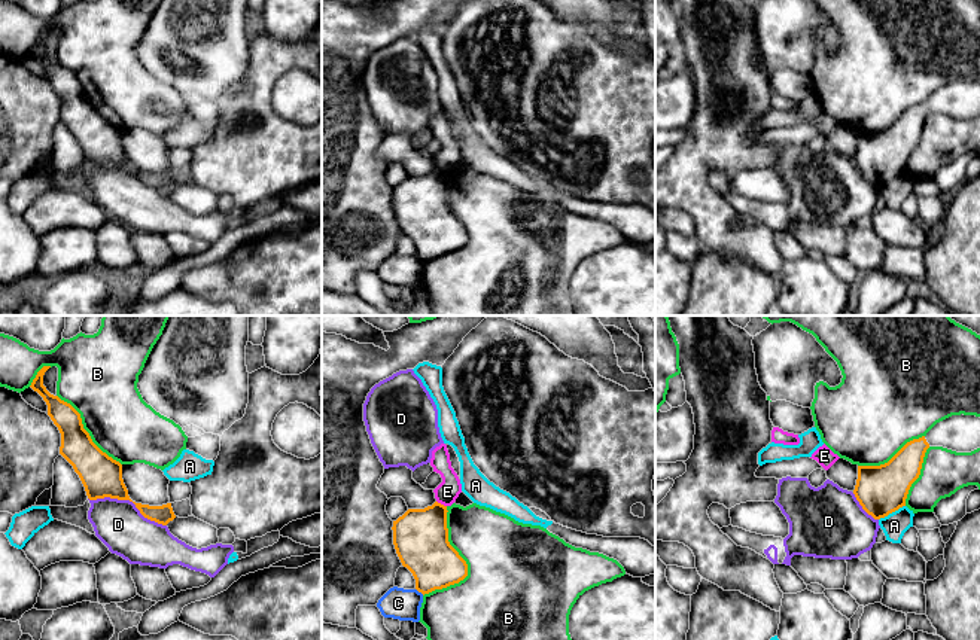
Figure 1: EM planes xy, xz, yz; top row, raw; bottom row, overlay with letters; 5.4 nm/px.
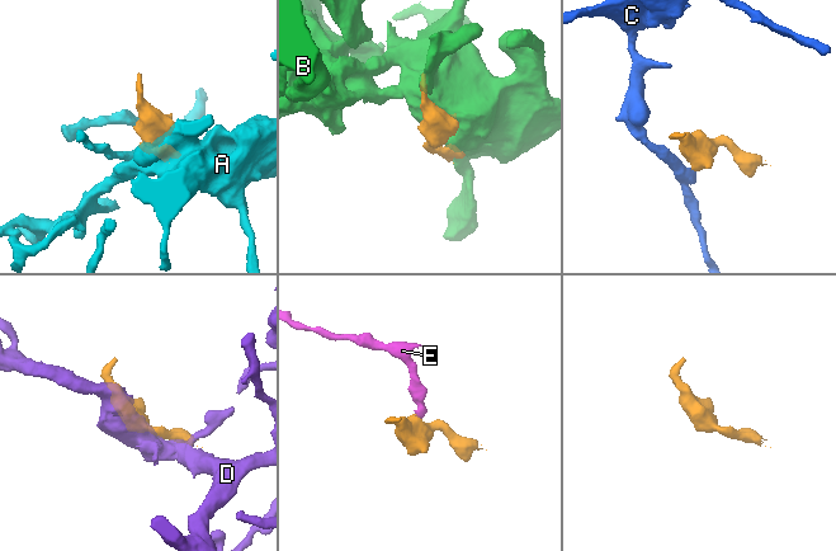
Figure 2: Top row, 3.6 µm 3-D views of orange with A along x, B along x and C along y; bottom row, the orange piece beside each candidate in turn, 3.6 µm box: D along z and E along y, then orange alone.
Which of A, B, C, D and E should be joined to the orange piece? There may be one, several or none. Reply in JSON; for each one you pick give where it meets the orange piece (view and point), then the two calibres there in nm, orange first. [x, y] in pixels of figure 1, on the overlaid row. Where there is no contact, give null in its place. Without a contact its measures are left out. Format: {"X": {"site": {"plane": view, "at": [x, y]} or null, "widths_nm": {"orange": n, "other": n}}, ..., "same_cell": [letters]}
{"same_cell": []}

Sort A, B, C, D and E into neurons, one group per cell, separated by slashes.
A / B / C / D / E

